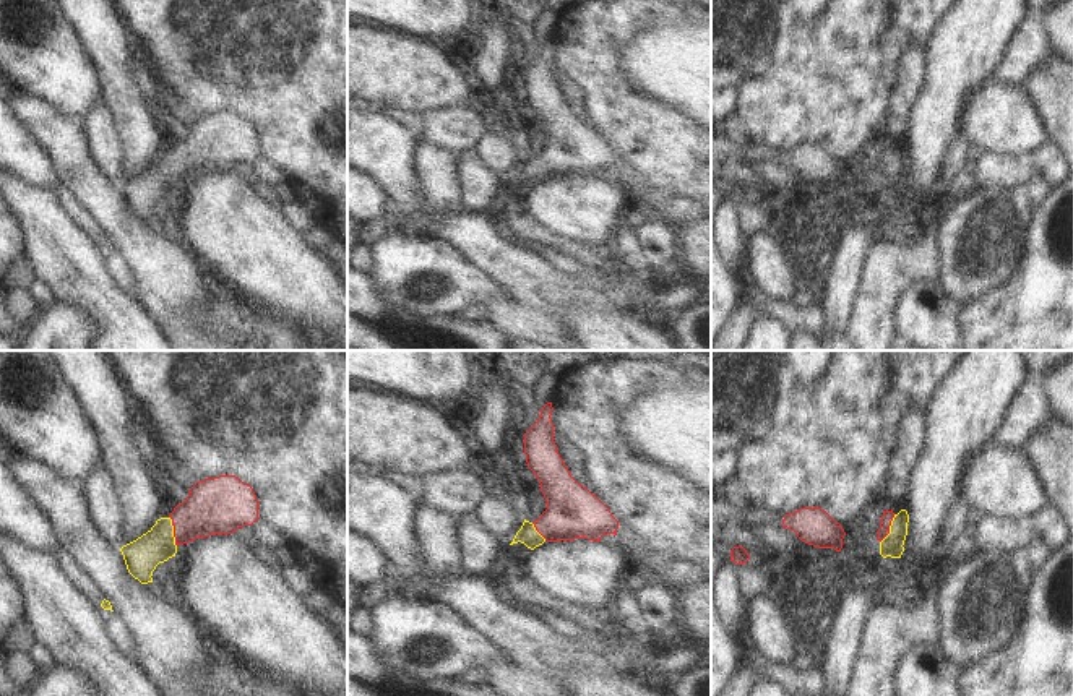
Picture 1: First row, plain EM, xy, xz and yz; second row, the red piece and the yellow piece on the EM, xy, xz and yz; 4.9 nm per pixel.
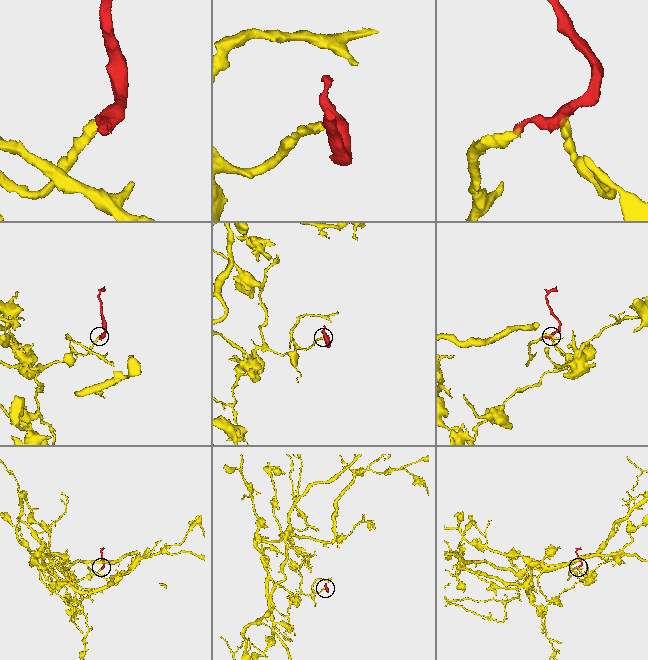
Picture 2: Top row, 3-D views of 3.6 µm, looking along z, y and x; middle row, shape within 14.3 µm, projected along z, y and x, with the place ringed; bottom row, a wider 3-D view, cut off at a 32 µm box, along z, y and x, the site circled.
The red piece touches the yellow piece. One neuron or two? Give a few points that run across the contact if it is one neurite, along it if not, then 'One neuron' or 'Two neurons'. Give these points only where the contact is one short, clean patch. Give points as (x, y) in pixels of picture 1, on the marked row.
Line: xy (216, 505), (174, 531), (142, 557). One neuron

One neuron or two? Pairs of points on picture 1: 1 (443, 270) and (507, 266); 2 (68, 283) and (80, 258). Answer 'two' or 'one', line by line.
1: two
2: one

